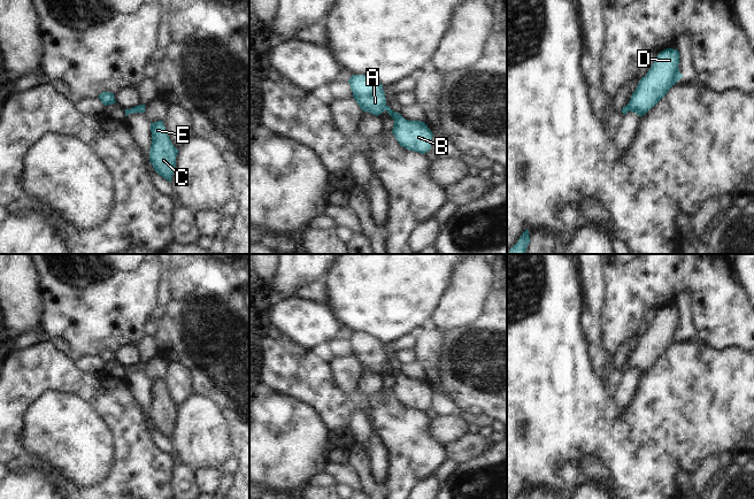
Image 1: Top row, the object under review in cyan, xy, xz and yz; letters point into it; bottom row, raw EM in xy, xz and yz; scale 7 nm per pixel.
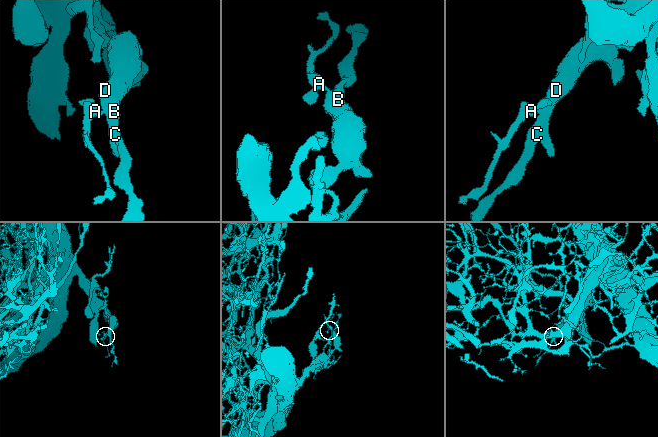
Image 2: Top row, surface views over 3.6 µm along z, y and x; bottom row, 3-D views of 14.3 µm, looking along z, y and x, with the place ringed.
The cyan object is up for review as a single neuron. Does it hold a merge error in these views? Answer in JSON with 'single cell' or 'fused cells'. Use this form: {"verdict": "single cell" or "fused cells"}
{"verdict": "single cell"}

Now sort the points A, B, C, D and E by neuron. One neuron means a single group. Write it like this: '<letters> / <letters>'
A B C D E

